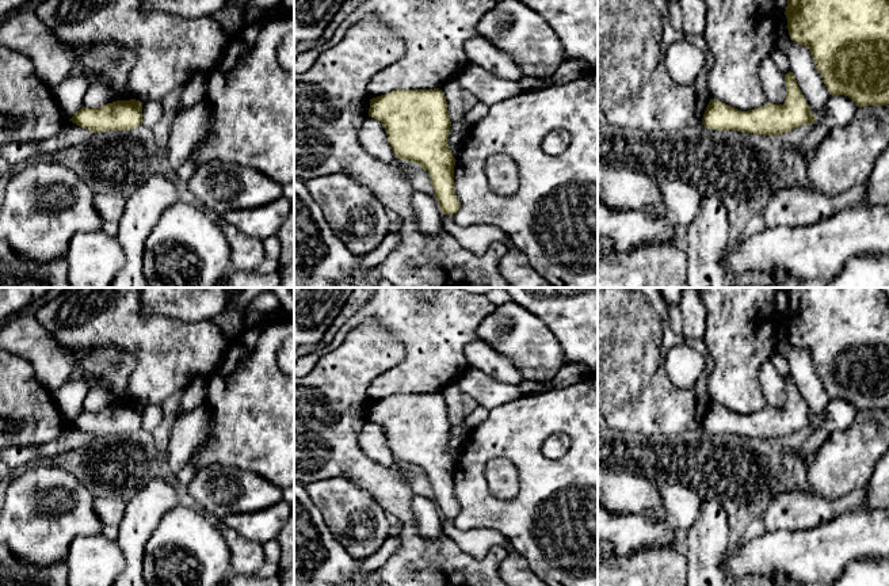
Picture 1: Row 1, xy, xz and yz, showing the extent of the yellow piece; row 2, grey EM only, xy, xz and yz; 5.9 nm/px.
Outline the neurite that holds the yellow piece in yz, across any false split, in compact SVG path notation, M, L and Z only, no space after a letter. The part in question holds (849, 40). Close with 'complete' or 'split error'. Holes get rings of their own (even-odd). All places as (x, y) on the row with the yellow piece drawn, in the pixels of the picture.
M787 0L790 39L805 45L832 96L848 96L858 107L889 104L889 0Z; complete

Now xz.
M397 90L370 99L369 117L379 121L386 132L389 144L401 160L419 164L430 174L443 214L453 216L461 208L454 187L454 165L451 149L447 144L451 121L447 102L442 90Z; complete

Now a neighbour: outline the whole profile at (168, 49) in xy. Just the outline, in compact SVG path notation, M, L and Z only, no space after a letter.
M45 0L34 11L60 46L73 57L69 79L84 77L107 84L111 76L85 68L83 57L107 45L131 52L136 64L127 75L125 90L140 102L161 102L194 75L207 75L218 68L229 45L229 37L213 16L184 19L165 12L145 12L141 0Z

